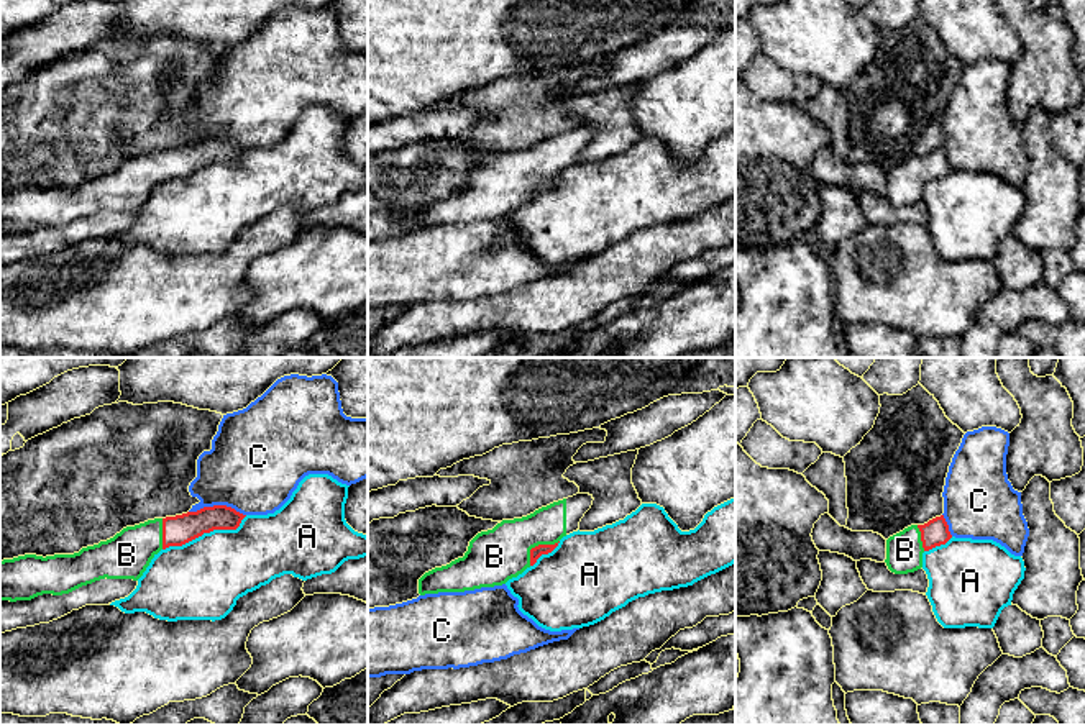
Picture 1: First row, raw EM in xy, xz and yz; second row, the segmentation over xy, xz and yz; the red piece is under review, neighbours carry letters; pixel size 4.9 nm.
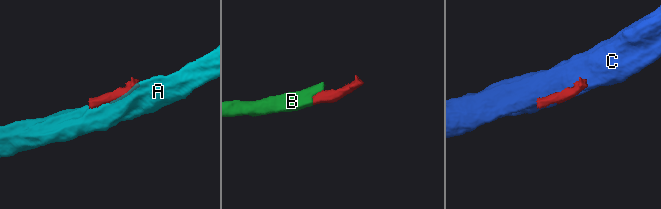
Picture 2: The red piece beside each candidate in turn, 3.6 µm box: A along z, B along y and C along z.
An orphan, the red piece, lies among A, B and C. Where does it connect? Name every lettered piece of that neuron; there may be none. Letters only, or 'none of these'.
B

